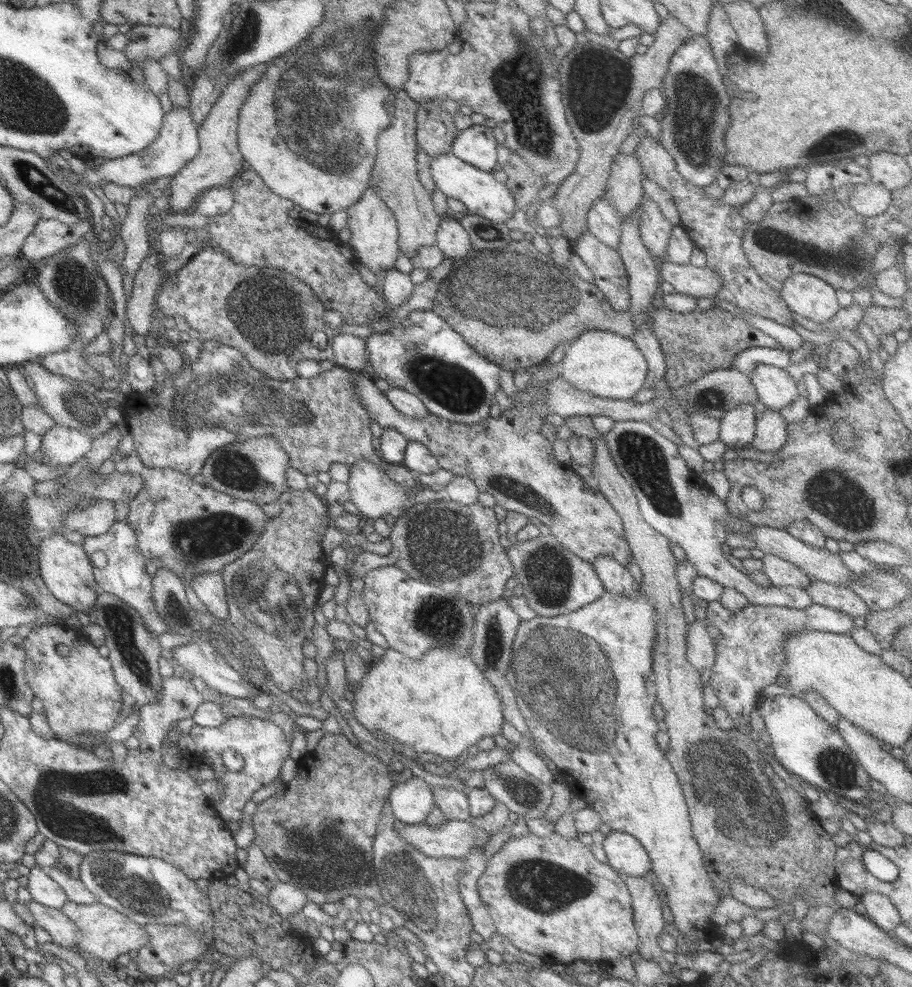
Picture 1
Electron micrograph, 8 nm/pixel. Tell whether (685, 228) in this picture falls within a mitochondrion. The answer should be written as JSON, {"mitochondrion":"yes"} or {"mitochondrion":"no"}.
{"mitochondrion":"no"}

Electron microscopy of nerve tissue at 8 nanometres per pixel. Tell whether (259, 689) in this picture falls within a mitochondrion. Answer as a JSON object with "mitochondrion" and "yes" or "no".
{"mitochondrion":"no"}

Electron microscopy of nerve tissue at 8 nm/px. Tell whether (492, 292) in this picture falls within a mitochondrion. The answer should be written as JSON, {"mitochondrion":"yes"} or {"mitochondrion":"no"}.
{"mitochondrion":"yes"}

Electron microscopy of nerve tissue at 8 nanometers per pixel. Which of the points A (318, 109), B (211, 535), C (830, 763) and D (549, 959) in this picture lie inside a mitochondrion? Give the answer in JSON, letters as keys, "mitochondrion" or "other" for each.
{"A":"mitochondrion","B":"mitochondrion","C":"mitochondrion","D":"other"}

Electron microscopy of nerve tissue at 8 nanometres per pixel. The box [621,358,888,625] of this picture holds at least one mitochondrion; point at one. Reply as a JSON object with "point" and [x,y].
{"point":[823,492]}

